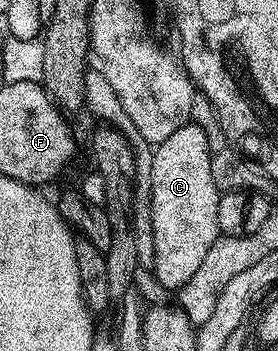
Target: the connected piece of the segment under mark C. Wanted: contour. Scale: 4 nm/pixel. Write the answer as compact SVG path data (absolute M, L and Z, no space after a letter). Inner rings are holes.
M194 124L177 128L169 140L158 143L154 147L152 166L152 224L153 224L153 252L155 263L153 272L155 278L171 292L178 291L197 272L197 267L204 262L209 248L221 236L217 228L217 204L221 191L213 180L211 171L211 149L209 140L205 140L205 132Z

